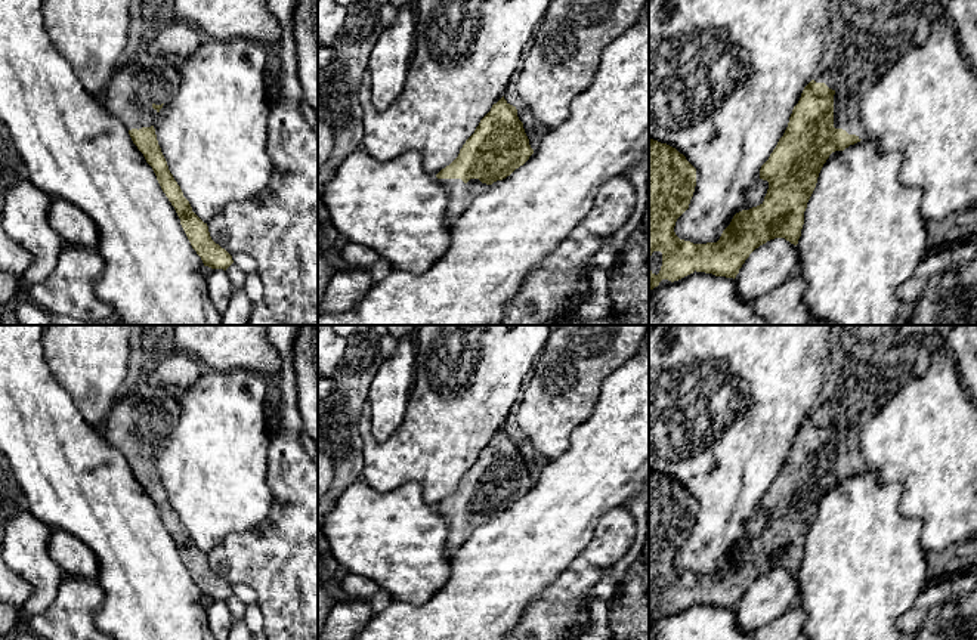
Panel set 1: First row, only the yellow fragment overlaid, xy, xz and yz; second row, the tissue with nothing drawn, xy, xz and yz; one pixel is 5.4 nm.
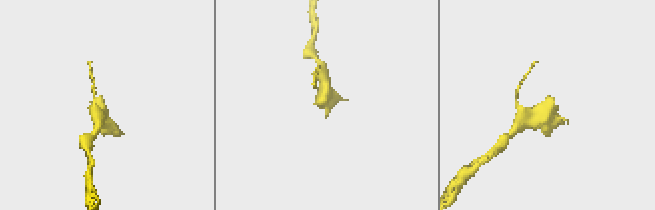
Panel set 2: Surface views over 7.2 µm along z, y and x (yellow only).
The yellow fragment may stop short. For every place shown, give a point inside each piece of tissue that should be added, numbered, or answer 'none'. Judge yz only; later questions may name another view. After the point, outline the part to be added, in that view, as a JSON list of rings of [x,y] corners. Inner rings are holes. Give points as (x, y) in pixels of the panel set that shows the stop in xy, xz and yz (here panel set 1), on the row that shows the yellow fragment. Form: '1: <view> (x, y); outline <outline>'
1: yz (893, 33); outline [[[894,7],[872,16],[872,25],[856,44],[840,56],[816,83],[825,83],[834,95],[834,127],[865,137],[859,120],[863,95],[906,52],[924,43],[933,21],[922,7]]]

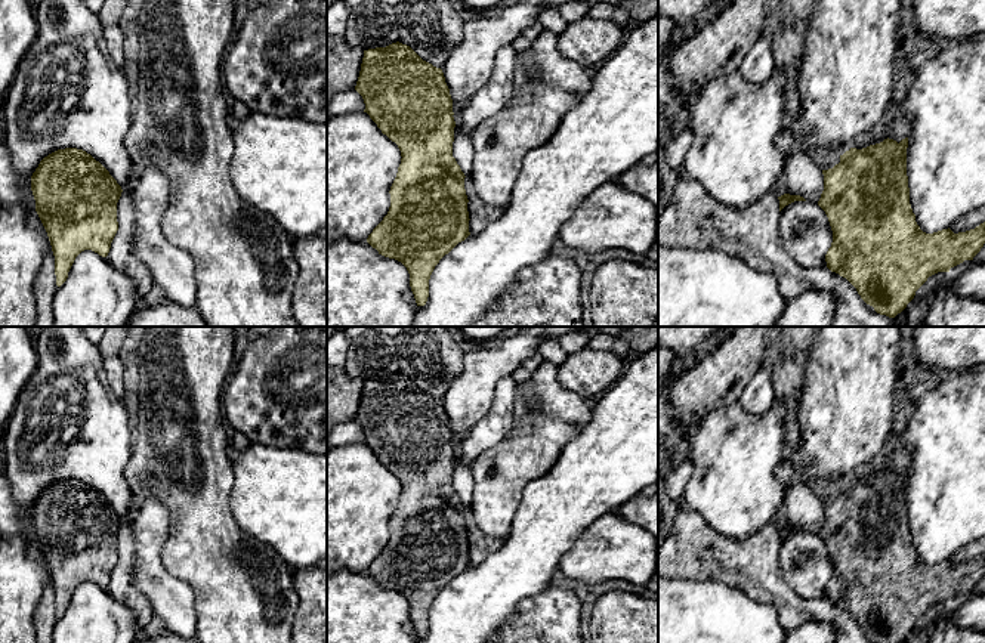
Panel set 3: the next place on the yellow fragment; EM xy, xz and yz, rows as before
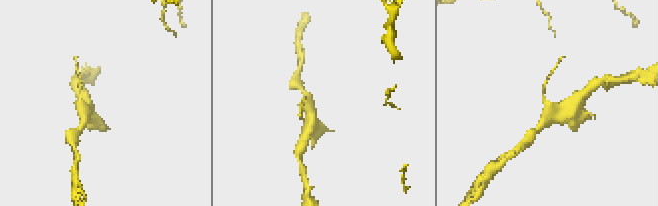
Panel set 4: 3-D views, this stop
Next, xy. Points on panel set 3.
none

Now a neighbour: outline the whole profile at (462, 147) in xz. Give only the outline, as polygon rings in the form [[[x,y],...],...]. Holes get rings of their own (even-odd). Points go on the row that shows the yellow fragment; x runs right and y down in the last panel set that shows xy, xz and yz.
[[[457,112],[453,117],[456,121],[453,157],[456,158],[464,176],[470,176],[473,169],[473,145],[472,145],[470,136],[461,130],[461,126],[460,126],[461,114]]]

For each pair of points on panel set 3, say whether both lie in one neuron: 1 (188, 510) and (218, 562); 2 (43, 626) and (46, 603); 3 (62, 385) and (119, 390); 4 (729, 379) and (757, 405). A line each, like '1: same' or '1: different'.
1: same
2: same
3: different
4: different

